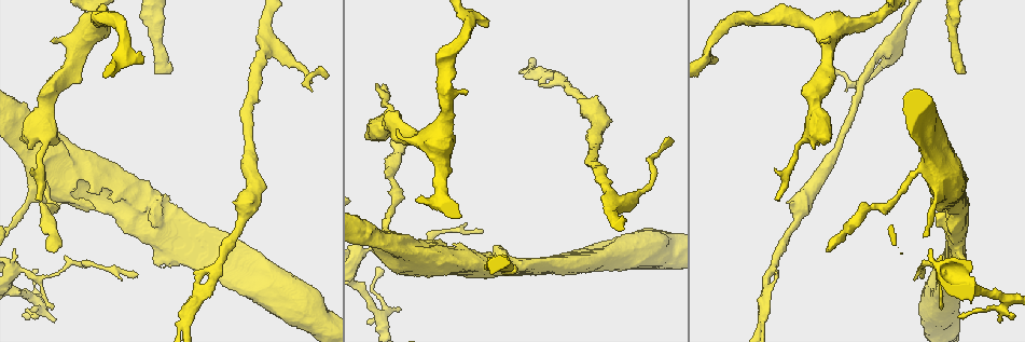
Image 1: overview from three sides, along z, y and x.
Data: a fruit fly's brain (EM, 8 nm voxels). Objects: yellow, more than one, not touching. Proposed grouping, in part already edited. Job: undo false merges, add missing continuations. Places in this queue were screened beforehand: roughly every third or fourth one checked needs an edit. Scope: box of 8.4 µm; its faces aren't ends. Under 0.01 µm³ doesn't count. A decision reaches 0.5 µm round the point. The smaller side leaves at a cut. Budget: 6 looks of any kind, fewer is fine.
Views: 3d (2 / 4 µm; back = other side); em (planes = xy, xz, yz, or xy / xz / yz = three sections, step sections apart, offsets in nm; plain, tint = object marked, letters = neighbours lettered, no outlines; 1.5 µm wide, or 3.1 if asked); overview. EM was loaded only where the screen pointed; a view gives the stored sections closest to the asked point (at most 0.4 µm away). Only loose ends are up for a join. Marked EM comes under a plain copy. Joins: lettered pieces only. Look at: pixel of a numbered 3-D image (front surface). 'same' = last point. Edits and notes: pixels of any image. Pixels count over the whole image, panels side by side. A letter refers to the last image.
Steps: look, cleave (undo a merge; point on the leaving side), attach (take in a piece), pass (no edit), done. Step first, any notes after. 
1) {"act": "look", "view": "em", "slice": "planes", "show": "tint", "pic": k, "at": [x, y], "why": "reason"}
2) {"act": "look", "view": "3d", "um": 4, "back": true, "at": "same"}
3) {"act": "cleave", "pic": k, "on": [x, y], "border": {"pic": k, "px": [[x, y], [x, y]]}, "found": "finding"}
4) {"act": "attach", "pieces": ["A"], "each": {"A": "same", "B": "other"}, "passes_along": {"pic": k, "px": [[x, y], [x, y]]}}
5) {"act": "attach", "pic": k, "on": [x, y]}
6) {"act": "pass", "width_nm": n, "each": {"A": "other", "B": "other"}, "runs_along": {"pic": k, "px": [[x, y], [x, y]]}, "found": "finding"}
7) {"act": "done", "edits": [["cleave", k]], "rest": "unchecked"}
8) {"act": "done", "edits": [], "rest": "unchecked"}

{"act": "look", "view": "3d", "um": 4, "back": true, "pic": 1, "at": [51, 307], "why": "free end"}

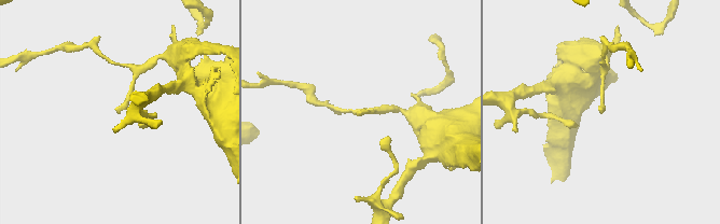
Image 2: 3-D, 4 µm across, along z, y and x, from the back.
{"act": "look", "view": "em", "slice": "planes", "show": "tint", "pic": 2, "at": [118, 113]}

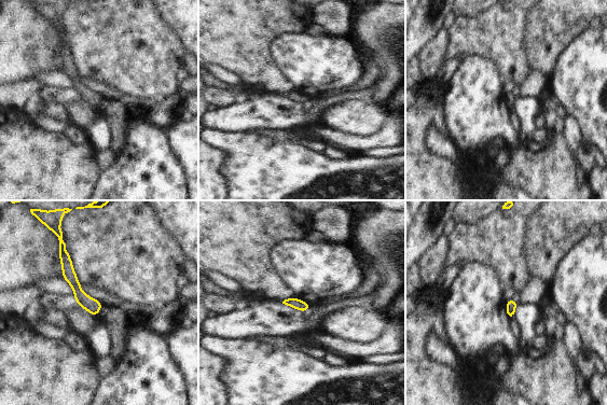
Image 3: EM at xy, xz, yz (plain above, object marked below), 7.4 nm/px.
{"act": "look", "view": "em", "slice": "planes", "show": "letters", "at": "same"}

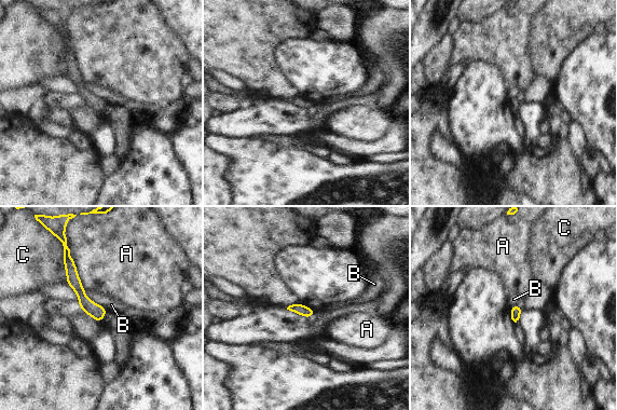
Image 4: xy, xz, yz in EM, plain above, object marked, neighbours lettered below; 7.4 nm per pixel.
{"act": "pass", "each": {"A": "other", "B": "other", "C": "other"}, "runs_along": {"pic": 4, "px": [[68, 264], [82, 299], [98, 318]]}, "found": "none of them fits"}

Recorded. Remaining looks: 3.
{"act": "look", "view": "em", "slice": "planes", "show": "letters", "pic": 1, "at": [936, 200], "why": "calibre changes"}

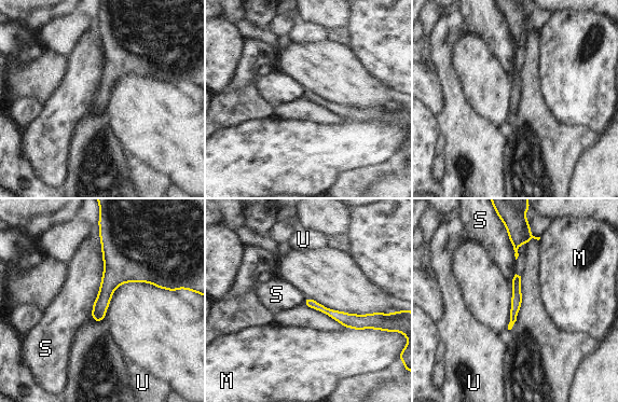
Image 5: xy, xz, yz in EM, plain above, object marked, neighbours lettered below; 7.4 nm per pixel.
{"act": "pass", "each": {"M": "other", "S": "other", "U": "other"}, "runs_along": {"pic": 5, "px": [[306, 301], [347, 320], [371, 319]]}, "found": "continuous, no second neuron"}

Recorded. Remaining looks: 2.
{"act": "look", "view": "em", "slice": "planes", "show": "tint", "pic": 1, "at": [20, 137], "why": "thick end"}

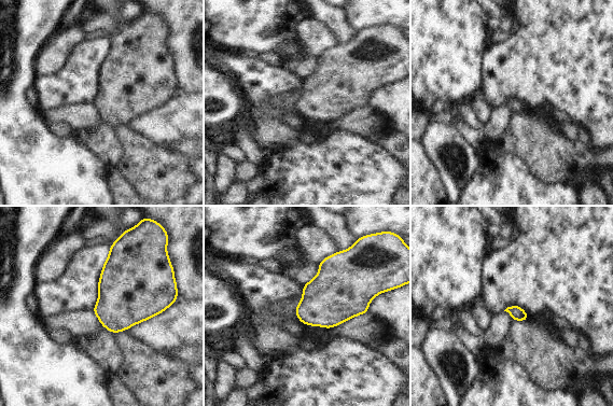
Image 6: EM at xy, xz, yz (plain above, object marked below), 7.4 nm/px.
{"act": "look", "view": "em", "slice": "planes", "show": "letters", "at": "same"}

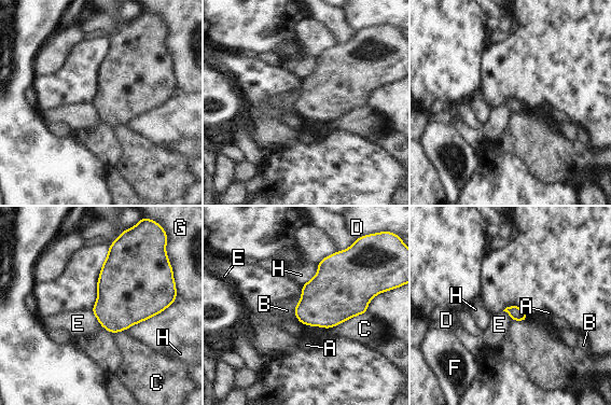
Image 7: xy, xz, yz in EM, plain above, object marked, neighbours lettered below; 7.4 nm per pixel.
{"act": "pass", "each": {"A": "other", "B": "other", "C": "other", "D": "other", "E": "other", "F": "other", "G": "other", "H": "other"}, "border": {"pic": 7, "px": [[91, 310], [102, 326]]}, "found": "no lettered piece goes on from it"}

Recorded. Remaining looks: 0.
{"act": "done", "edits": [], "rest": "unchecked"}

